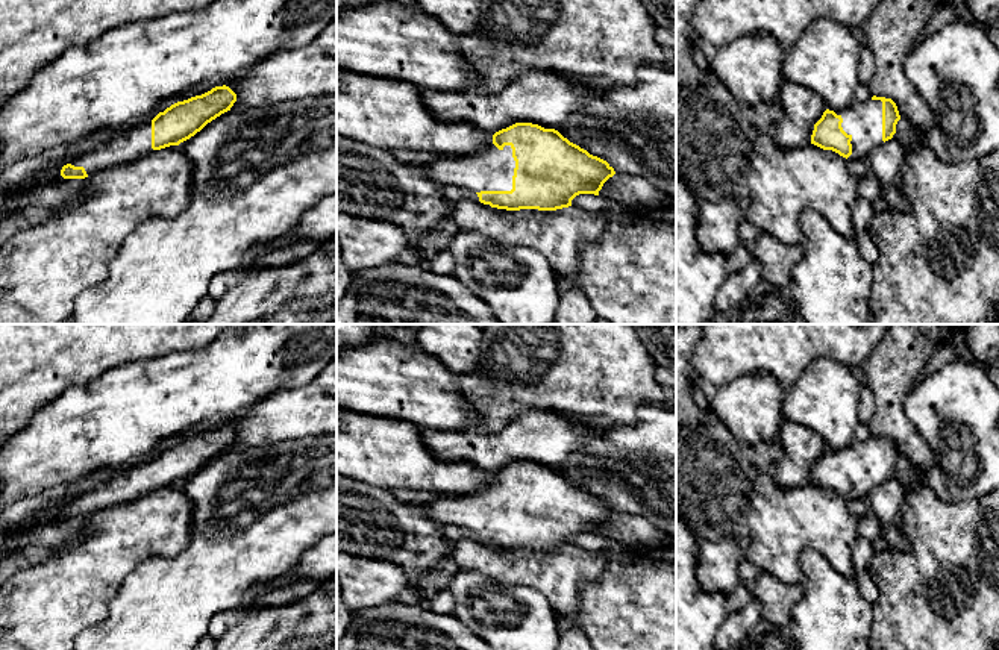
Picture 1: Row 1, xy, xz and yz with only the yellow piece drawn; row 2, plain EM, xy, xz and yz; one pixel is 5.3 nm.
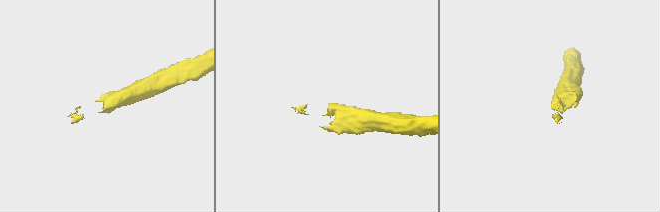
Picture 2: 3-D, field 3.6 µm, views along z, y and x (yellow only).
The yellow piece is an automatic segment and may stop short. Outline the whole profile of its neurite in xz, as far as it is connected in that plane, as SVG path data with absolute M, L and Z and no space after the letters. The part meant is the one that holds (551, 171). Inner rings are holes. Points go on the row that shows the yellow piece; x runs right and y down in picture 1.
M515 123L496 132L493 142L479 153L462 158L441 156L423 164L423 171L441 189L465 188L474 191L481 203L506 211L568 208L579 194L599 195L603 183L615 174L606 161L570 142L558 130L532 123Z

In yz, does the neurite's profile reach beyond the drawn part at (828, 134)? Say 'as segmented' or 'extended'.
extended

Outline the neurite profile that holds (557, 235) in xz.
M461 200L452 214L459 229L487 235L506 245L540 252L556 276L572 280L579 273L582 244L596 244L606 217L603 211L568 206L556 211L488 208L479 200Z

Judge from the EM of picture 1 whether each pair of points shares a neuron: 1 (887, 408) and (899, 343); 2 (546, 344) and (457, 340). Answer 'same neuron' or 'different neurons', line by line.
1: same neuron
2: different neurons

